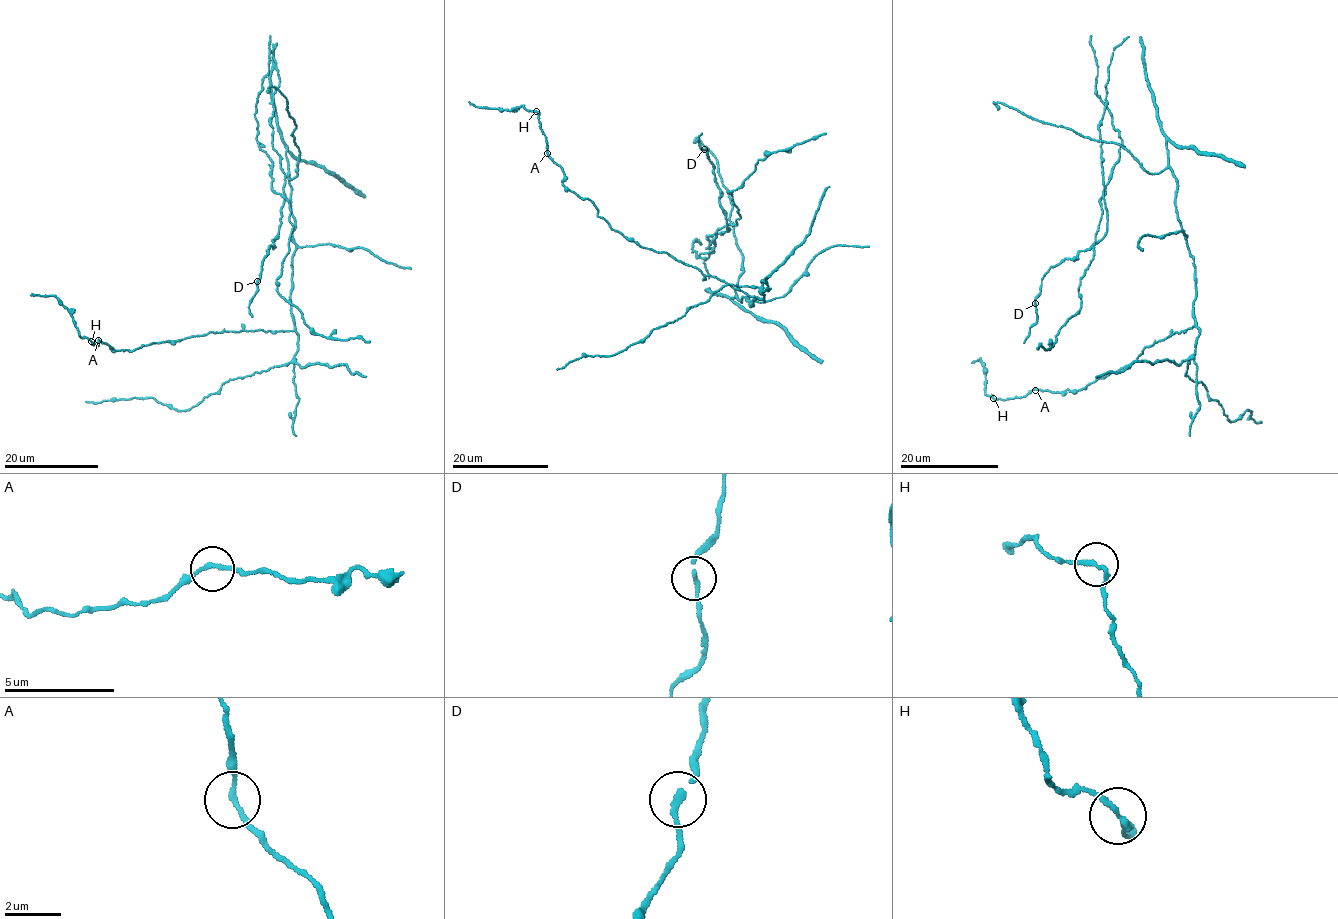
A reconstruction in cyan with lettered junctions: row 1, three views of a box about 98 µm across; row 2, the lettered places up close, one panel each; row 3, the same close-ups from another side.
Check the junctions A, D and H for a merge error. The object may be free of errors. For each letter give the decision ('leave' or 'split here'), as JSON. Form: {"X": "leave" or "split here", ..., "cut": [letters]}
{"A": "leave", "D": "leave", "H": "leave", "cut": []}

